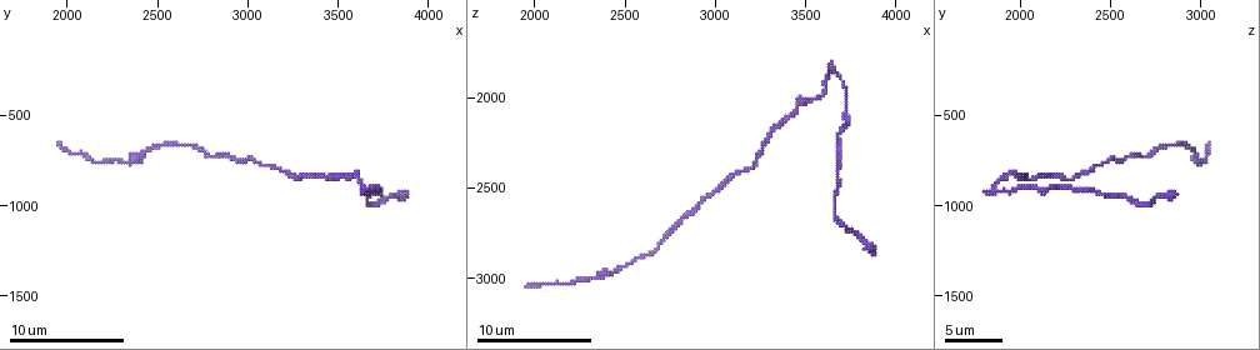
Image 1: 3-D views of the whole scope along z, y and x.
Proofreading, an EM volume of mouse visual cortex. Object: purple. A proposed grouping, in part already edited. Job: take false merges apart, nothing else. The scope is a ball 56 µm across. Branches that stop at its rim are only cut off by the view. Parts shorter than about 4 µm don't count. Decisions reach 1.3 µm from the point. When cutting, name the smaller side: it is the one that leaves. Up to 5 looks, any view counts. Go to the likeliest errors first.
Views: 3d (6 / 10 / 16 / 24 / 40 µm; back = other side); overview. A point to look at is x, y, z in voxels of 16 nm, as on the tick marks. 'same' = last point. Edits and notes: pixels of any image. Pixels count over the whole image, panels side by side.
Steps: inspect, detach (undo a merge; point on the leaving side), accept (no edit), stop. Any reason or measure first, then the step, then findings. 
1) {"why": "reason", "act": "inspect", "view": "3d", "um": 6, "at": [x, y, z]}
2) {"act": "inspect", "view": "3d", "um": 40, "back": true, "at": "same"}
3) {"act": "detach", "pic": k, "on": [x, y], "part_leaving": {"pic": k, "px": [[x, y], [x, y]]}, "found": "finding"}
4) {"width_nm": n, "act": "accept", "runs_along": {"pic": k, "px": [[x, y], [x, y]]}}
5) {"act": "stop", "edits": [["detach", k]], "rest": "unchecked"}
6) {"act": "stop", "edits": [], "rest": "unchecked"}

{"act": "inspect", "view": "3d", "um": 6, "at": [3280, 840, 2240]}

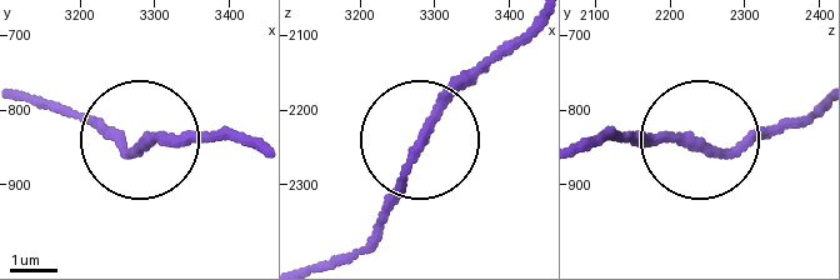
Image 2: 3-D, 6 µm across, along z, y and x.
{"act": "accept", "runs_along": {"pic": 2, "px": [[138, 149], [230, 141]]}, "found": "all the same neuron"}

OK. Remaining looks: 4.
{"why": "sudden change in width", "act": "inspect", "view": "3d", "um": 10, "at": [2360, 740, 2980]}

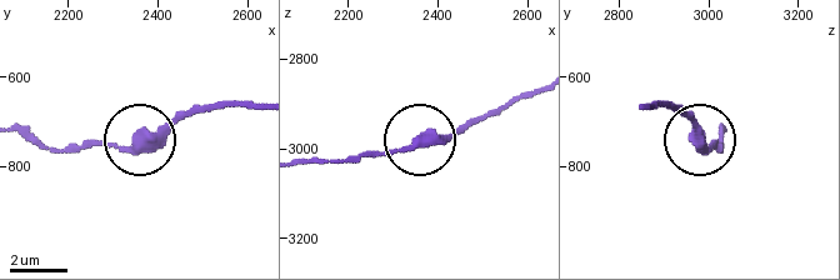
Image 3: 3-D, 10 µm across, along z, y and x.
{"act": "accept", "runs_along": {"pic": 3, "px": [[536, 89], [451, 131], [353, 155]]}, "found": "all the same neuron"}

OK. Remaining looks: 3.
{"why": "thick turns thin", "act": "inspect", "view": "3d", "um": 6, "at": [2920, 740, 2560]}

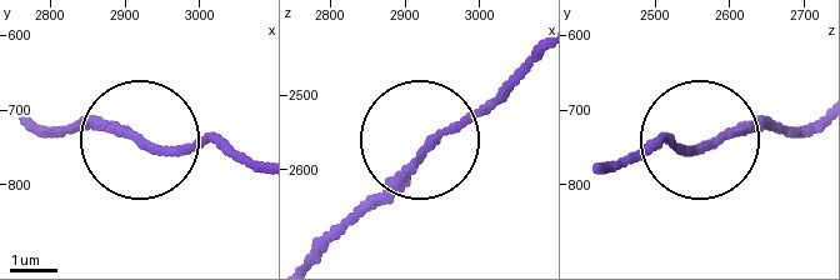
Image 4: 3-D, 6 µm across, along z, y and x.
{"act": "accept", "runs_along": {"pic": 4, "px": [[531, 61], [428, 138], [320, 249]]}, "found": "all the same neuron"}

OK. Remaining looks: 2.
{"act": "stop", "edits": [], "rest": "unchecked"}

